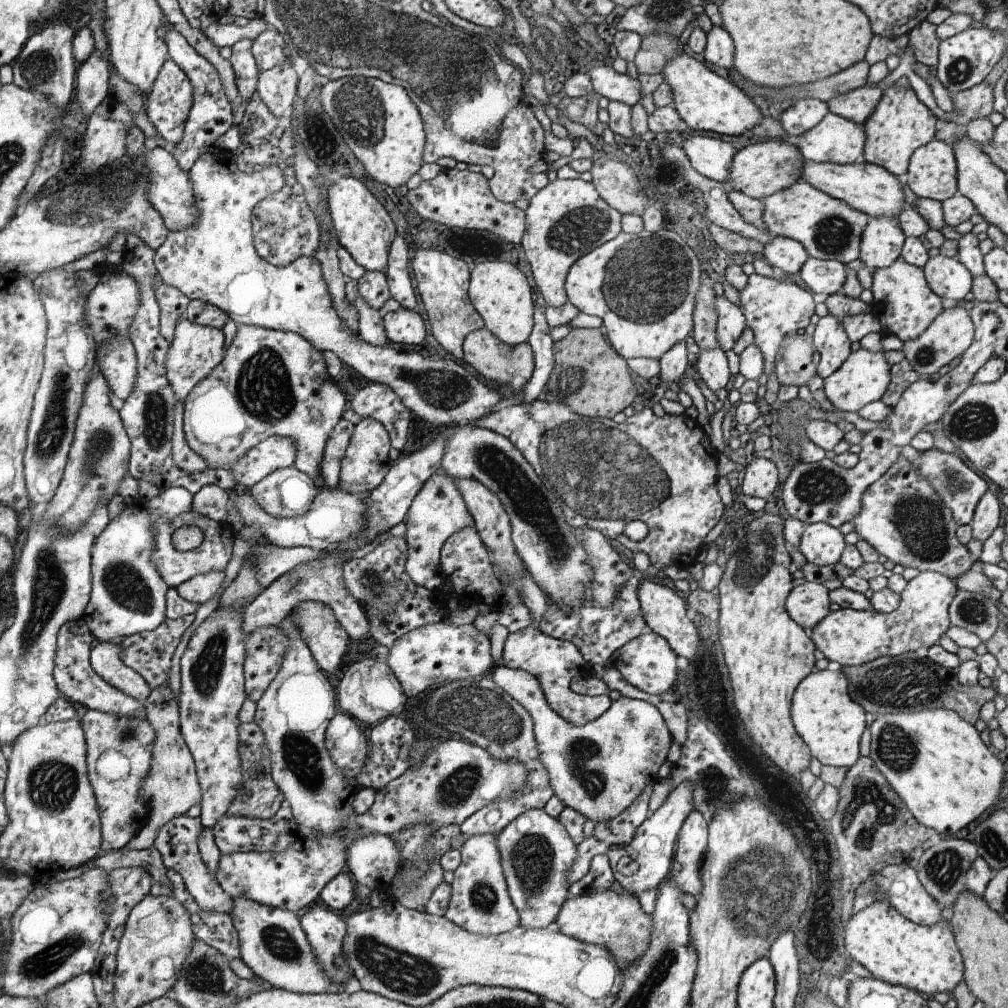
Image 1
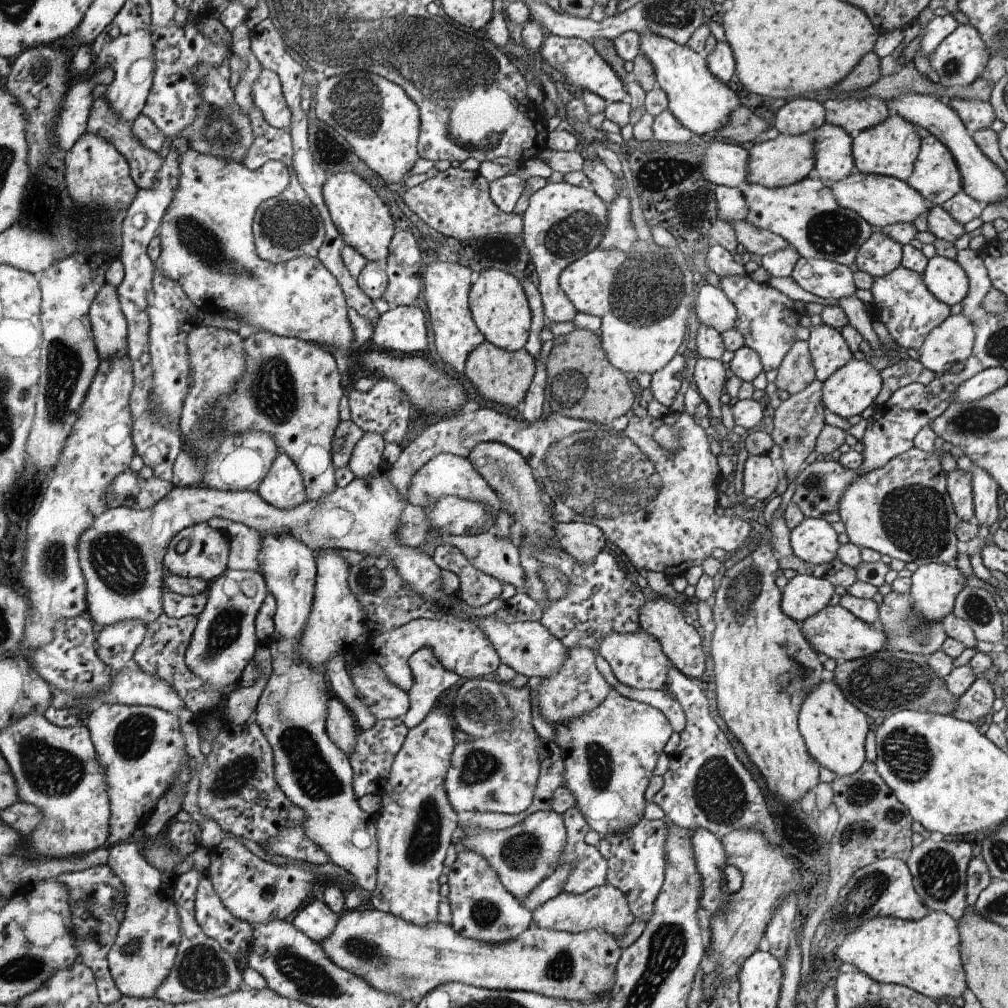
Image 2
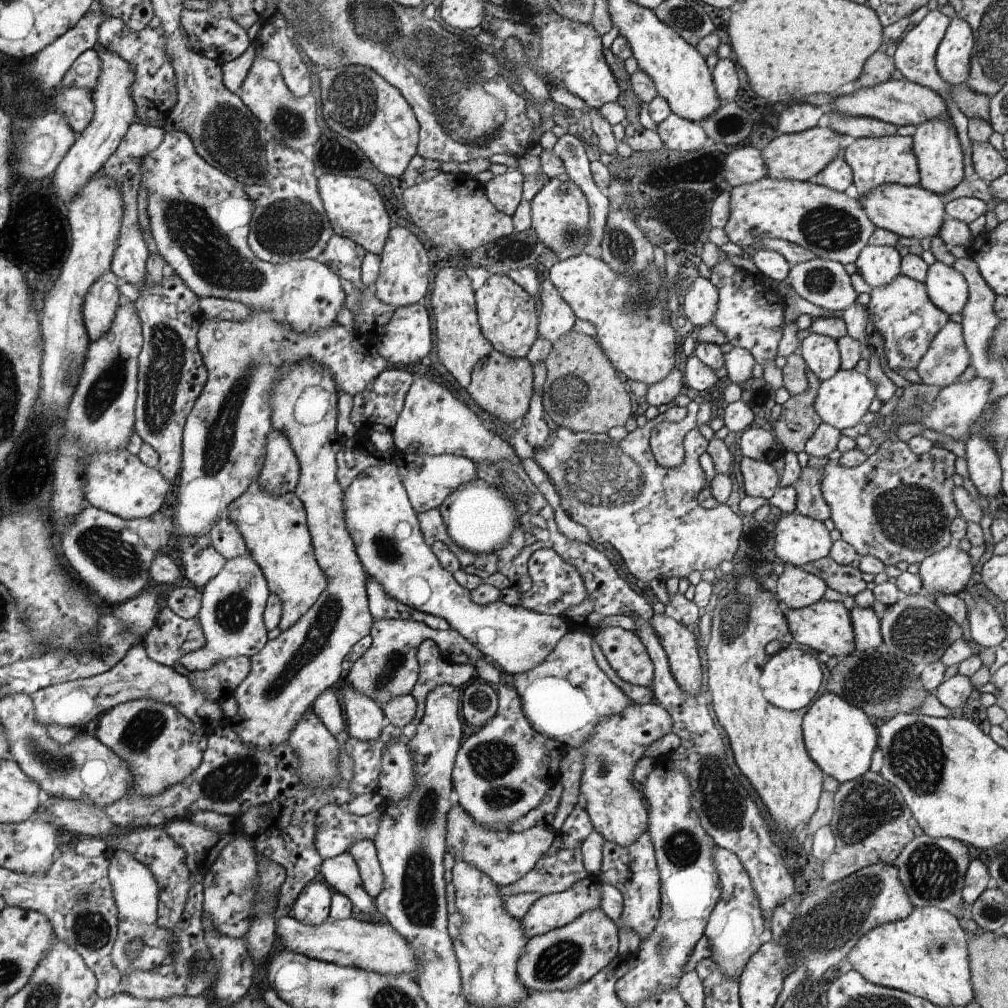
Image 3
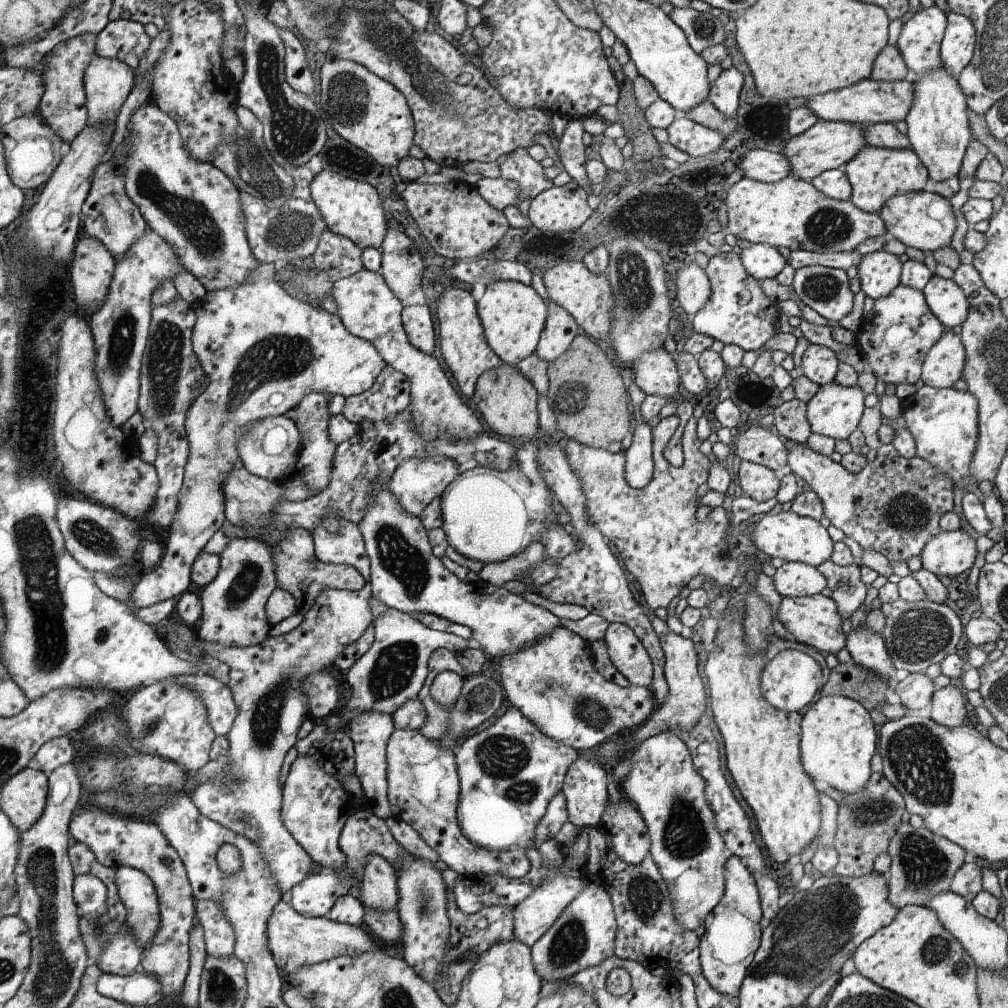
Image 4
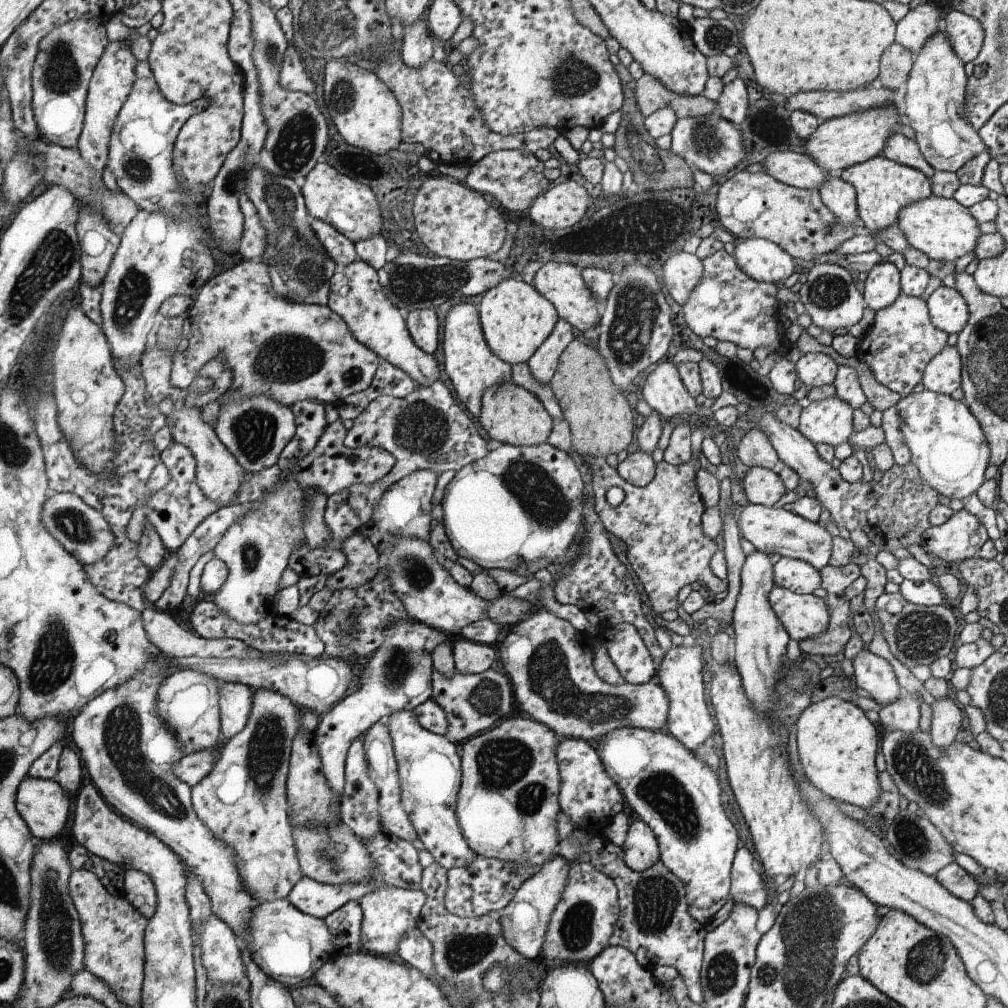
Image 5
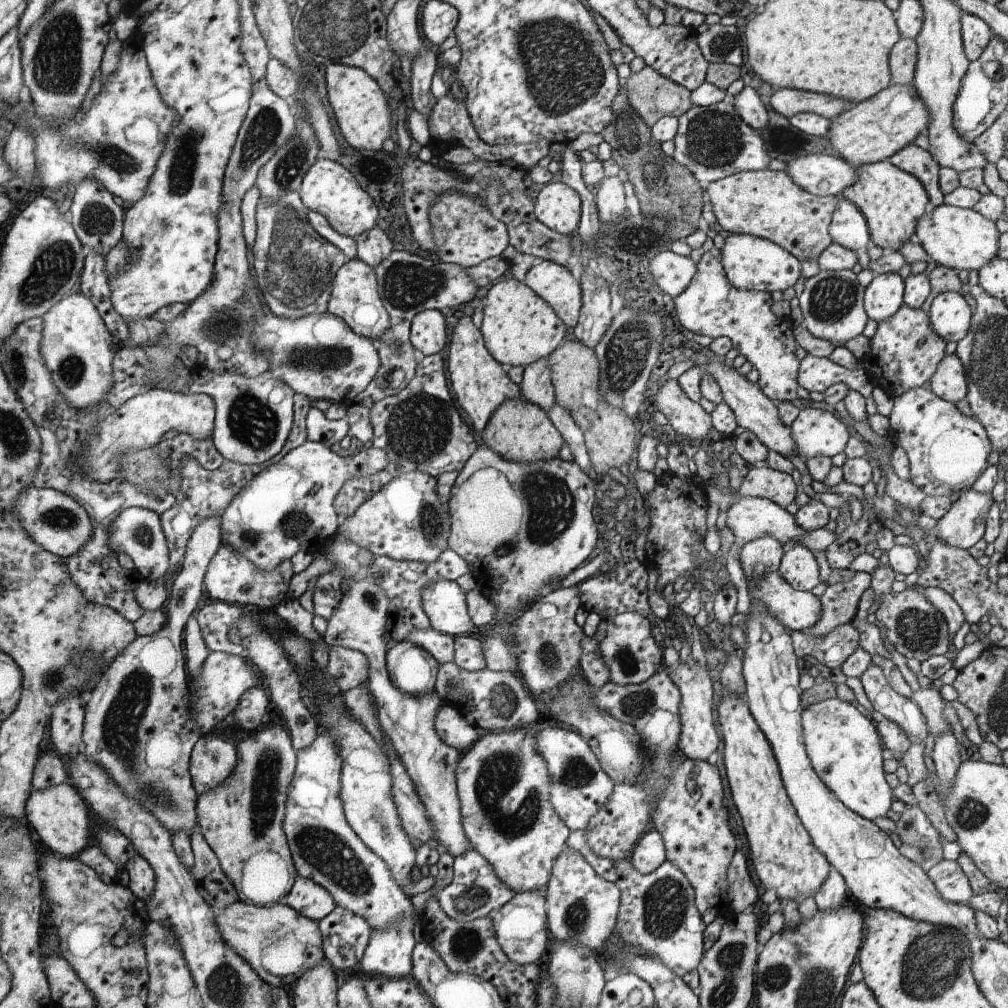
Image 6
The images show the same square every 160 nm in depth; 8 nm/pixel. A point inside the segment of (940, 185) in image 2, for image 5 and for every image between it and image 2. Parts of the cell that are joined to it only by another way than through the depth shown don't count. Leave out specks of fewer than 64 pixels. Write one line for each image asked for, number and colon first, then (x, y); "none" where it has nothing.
3: (936, 145)
4: (939, 131)
5: (933, 100)

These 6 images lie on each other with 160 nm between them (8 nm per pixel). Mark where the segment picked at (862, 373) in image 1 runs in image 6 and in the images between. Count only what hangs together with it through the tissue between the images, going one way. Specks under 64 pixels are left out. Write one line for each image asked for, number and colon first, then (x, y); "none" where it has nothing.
2: (852, 388)
3: (841, 401)
4: (835, 411)
5: (830, 421)
6: (816, 432)

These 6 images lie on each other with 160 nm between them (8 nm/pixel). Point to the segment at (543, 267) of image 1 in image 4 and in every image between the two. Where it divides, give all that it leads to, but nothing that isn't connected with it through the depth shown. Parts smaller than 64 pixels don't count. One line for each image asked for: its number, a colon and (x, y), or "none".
2: (563, 222)
3: (559, 212)
4: (562, 208)

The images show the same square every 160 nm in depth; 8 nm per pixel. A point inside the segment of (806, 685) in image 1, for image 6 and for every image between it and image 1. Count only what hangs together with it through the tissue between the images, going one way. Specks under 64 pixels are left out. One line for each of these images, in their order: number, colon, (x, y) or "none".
2: (834, 730)
3: (840, 739)
4: (838, 740)
5: (836, 743)
6: (844, 747)

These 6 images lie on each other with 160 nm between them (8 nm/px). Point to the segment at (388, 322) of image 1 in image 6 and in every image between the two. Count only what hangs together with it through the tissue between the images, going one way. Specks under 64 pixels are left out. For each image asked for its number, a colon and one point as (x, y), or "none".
2: (403, 329)
3: (407, 338)
4: (417, 322)
5: (422, 324)
6: (427, 331)

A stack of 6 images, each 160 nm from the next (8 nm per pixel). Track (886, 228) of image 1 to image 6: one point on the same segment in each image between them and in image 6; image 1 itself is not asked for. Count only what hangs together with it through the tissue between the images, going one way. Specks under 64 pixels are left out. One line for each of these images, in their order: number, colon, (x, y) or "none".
2: (879, 255)
3: (878, 265)
4: (880, 272)
5: (881, 286)
6: (884, 296)

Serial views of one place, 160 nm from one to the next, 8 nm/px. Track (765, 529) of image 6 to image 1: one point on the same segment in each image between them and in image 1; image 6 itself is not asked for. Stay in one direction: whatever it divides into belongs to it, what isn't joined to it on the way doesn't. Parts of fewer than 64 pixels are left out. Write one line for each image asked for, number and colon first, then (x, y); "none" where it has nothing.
1: (821, 544)
2: (814, 540)
3: (799, 540)
4: (788, 536)
5: (772, 530)

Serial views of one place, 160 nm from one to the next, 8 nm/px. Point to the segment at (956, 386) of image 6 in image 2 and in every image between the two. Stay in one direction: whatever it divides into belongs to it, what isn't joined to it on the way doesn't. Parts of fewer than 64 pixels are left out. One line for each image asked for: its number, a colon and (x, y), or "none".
2: (952, 341)
3: (947, 357)
4: (944, 364)
5: (942, 375)

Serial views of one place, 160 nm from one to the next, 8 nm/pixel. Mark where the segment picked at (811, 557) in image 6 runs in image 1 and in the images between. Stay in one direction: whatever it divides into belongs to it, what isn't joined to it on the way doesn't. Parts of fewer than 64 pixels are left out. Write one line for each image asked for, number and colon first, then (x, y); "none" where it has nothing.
1: (809, 604)
2: (805, 595)
3: (796, 588)
4: (793, 579)
5: (796, 575)

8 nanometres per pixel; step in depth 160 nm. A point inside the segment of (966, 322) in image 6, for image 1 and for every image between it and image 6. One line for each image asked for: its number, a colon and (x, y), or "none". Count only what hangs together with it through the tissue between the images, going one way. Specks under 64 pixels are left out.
1: (948, 278)
2: (945, 278)
3: (947, 288)
4: (945, 300)
5: (948, 310)

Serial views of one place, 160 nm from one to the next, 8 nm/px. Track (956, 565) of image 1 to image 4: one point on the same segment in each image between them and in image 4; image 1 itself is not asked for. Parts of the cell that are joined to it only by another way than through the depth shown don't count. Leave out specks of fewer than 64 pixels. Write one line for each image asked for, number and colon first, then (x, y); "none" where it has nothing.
2: (903, 509)
3: (897, 505)
4: (893, 506)

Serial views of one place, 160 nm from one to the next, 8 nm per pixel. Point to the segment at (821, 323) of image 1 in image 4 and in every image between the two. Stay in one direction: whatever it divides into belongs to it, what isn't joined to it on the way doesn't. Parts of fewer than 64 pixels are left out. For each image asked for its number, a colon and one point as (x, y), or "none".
2: (829, 351)
3: (821, 353)
4: (819, 364)

